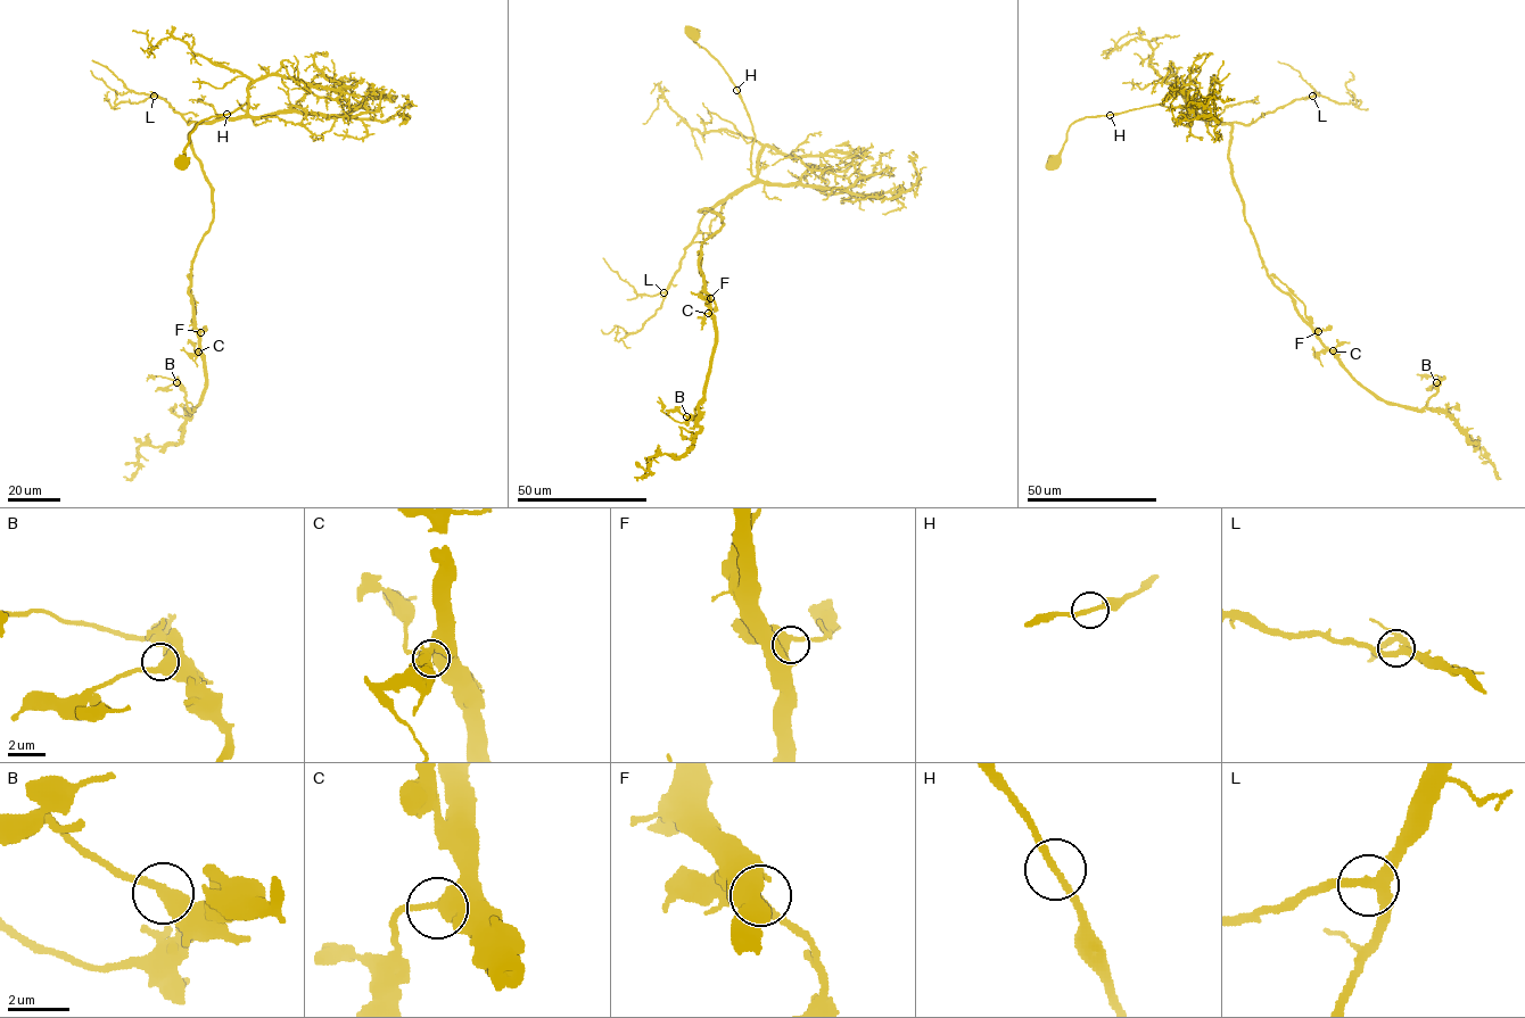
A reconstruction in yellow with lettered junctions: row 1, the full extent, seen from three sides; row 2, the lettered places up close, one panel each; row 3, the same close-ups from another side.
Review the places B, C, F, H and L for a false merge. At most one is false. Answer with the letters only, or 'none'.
none

